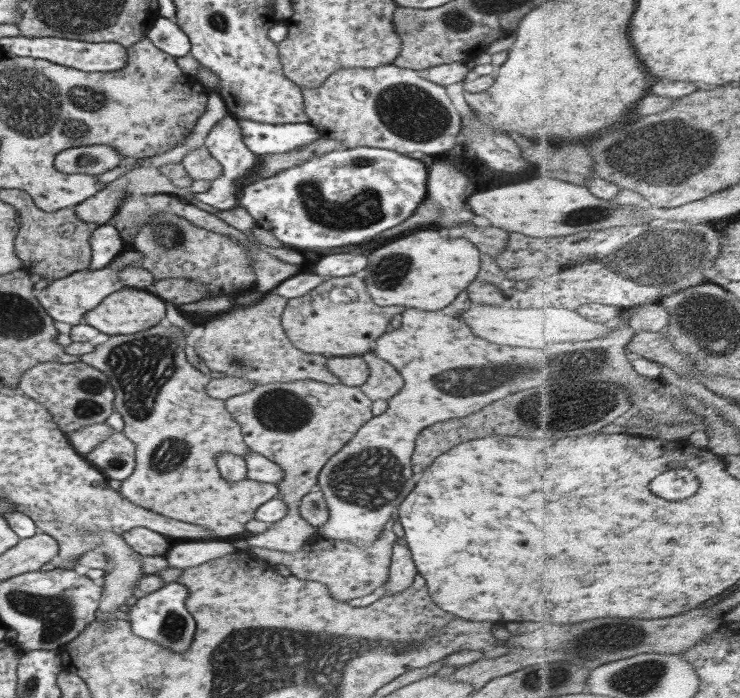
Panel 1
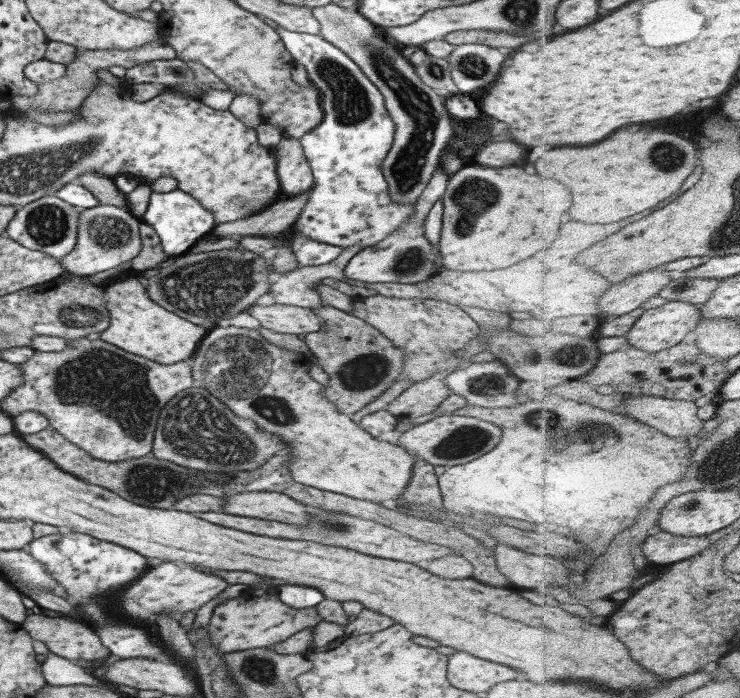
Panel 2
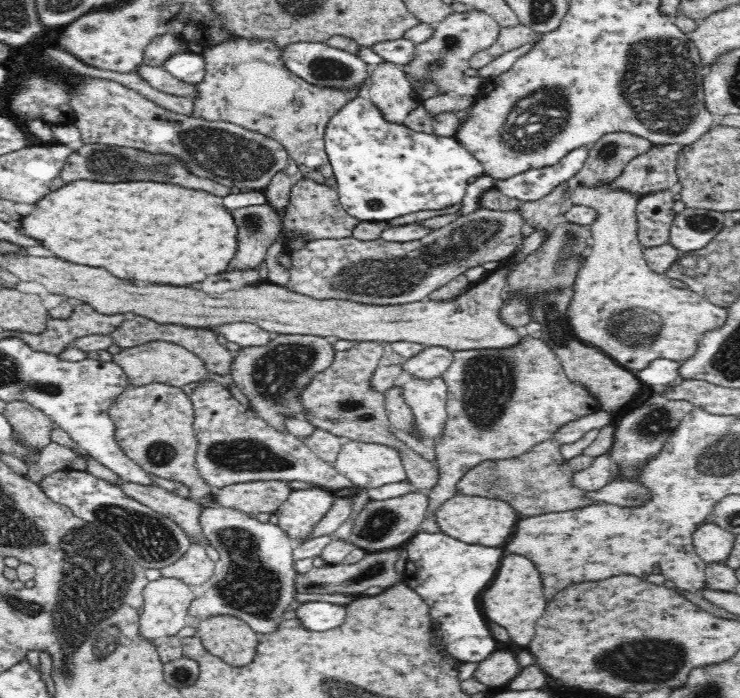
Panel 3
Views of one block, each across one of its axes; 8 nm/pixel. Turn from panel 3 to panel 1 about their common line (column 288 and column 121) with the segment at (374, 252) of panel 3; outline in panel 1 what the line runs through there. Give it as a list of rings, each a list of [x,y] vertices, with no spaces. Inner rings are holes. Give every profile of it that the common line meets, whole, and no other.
[[[108,264],[95,271],[84,269],[73,272],[64,278],[53,279],[46,288],[35,290],[34,293],[39,303],[54,320],[76,326],[80,324],[80,318],[96,308],[109,294],[125,287],[124,282],[120,281],[120,270],[112,270]]]

